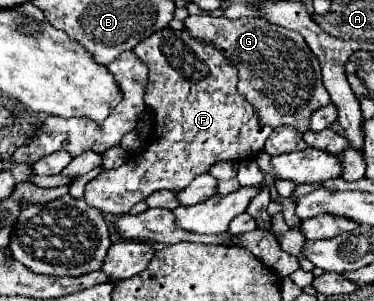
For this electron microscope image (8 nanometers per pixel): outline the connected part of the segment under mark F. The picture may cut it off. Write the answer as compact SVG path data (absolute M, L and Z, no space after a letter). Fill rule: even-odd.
M158 30L156 34L136 44L134 54L150 70L144 102L150 110L154 110L154 128L138 154L130 156L118 168L104 170L98 178L88 182L84 190L84 200L88 202L88 206L98 208L102 212L110 212L114 216L128 214L128 210L134 204L146 200L158 190L184 190L184 184L190 184L194 176L208 172L210 166L216 162L251 159L263 150L264 142L272 132L272 128L260 124L254 106L244 96L240 96L236 88L236 66L228 58L224 58L212 44L192 38L188 30Z

